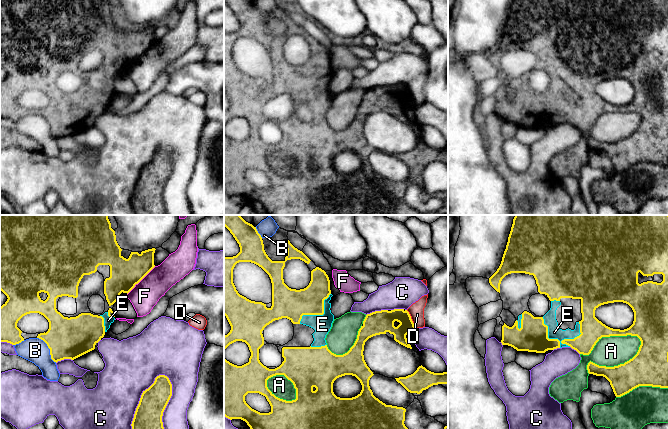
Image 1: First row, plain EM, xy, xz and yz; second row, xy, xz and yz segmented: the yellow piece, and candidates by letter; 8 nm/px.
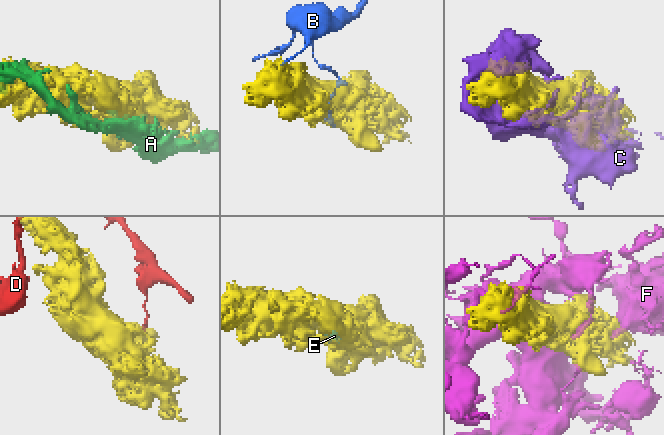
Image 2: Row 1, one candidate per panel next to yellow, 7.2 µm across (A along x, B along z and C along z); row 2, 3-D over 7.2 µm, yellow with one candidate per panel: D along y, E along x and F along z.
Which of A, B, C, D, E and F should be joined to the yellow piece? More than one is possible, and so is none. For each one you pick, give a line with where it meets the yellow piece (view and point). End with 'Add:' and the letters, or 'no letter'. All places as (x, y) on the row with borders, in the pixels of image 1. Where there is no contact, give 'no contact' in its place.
E: yz (555, 339)
Add: E

